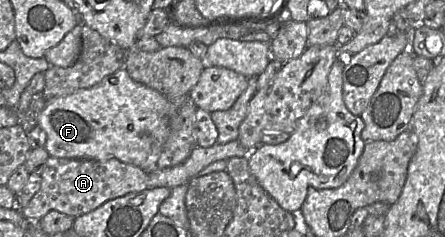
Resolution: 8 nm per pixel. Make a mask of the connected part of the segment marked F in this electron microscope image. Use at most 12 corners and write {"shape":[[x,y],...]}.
{"shape":[[122,67],[47,102],[51,157],[153,165],[171,105]]}

